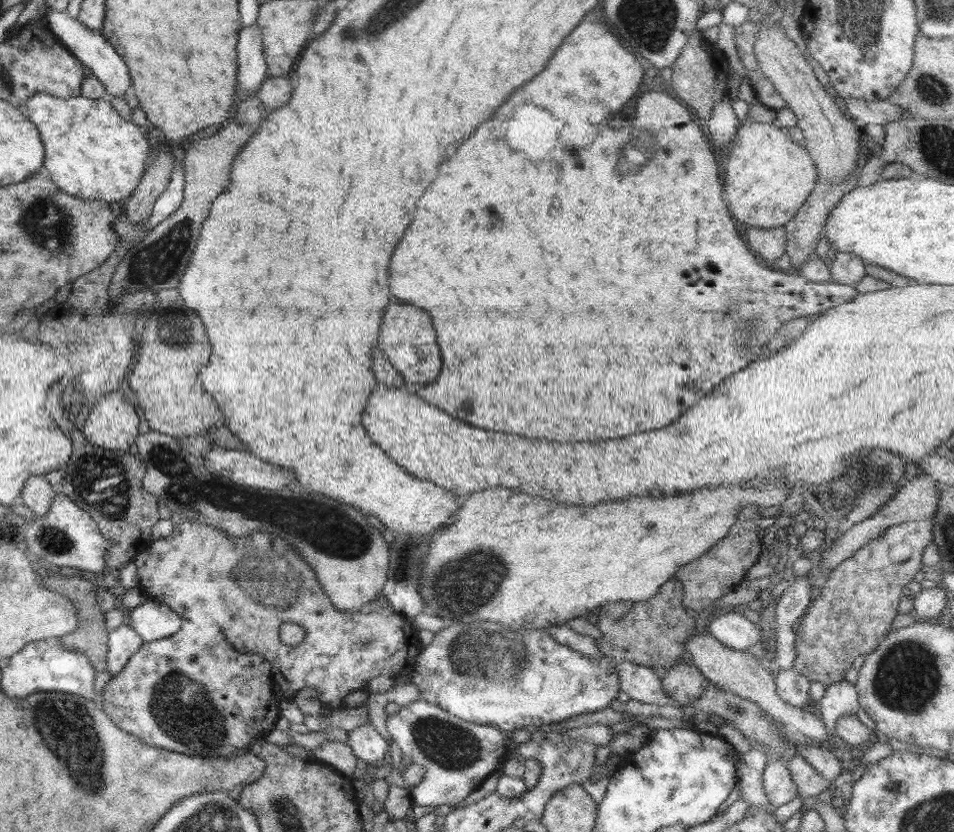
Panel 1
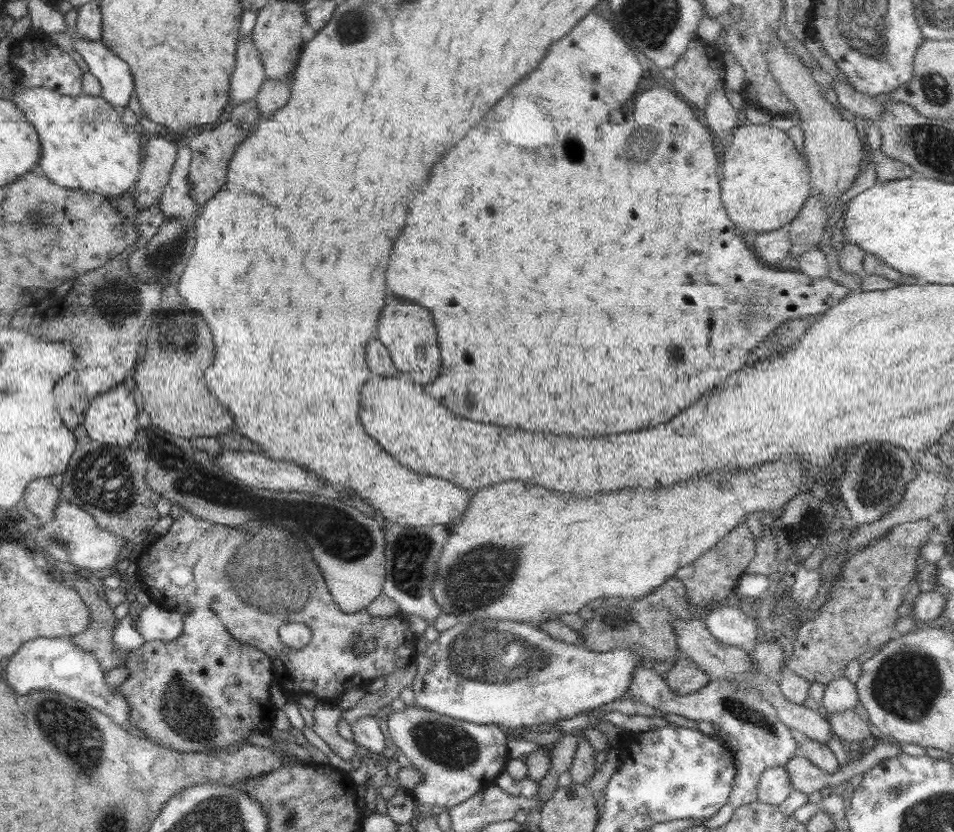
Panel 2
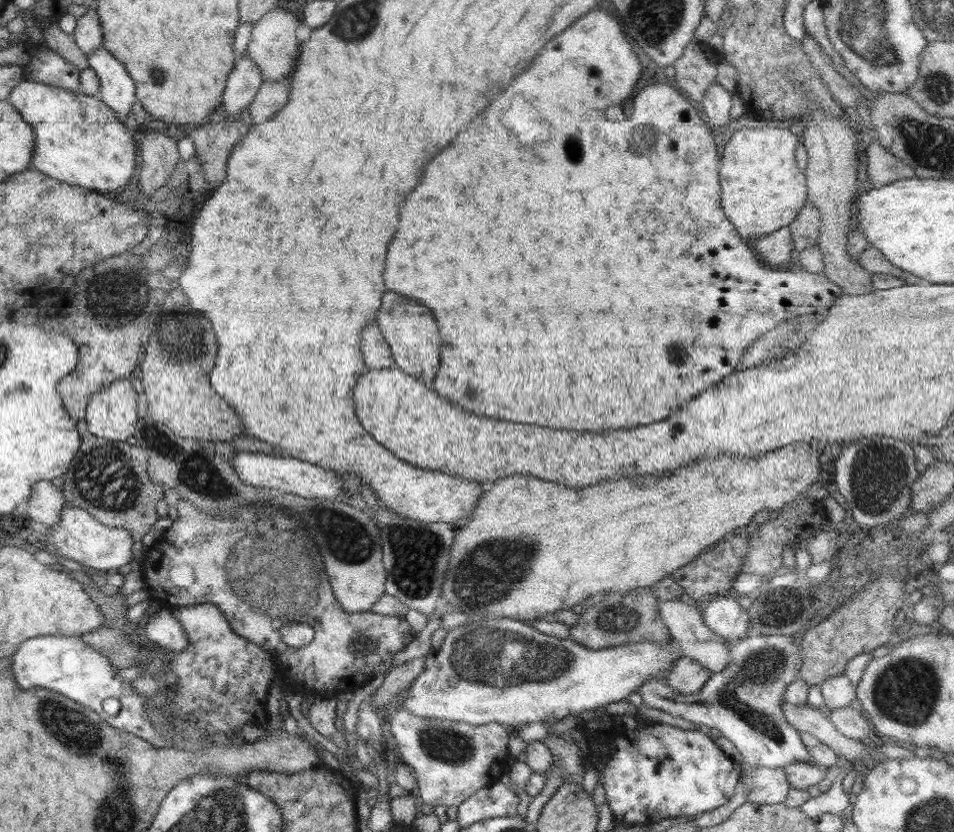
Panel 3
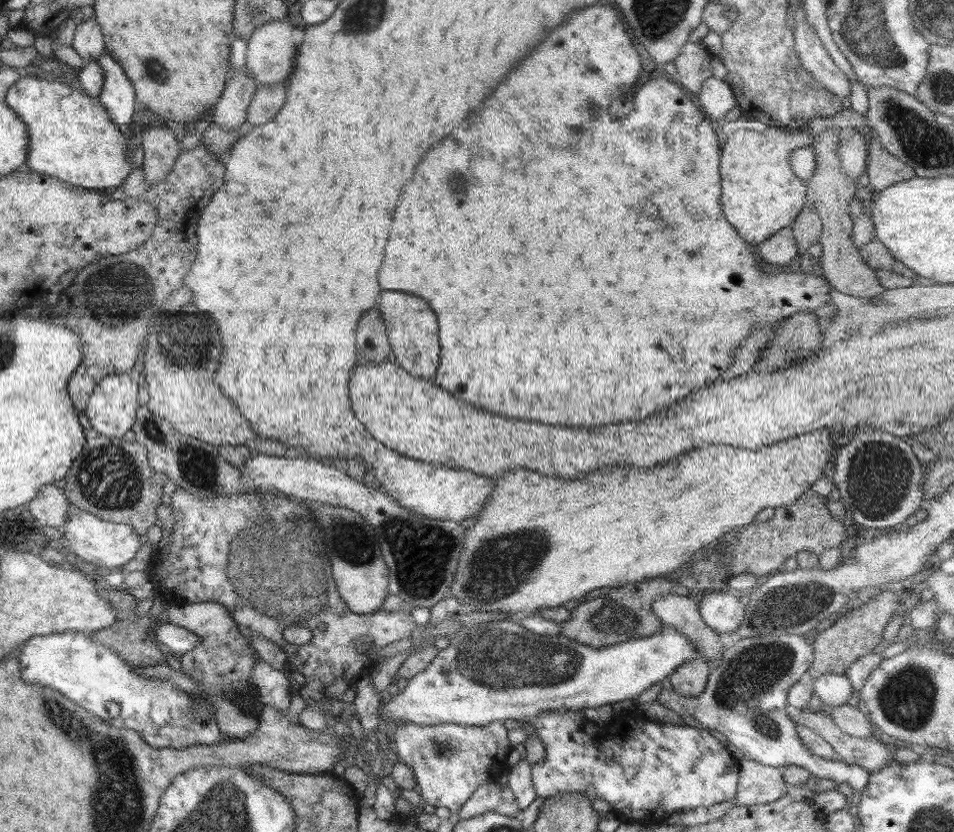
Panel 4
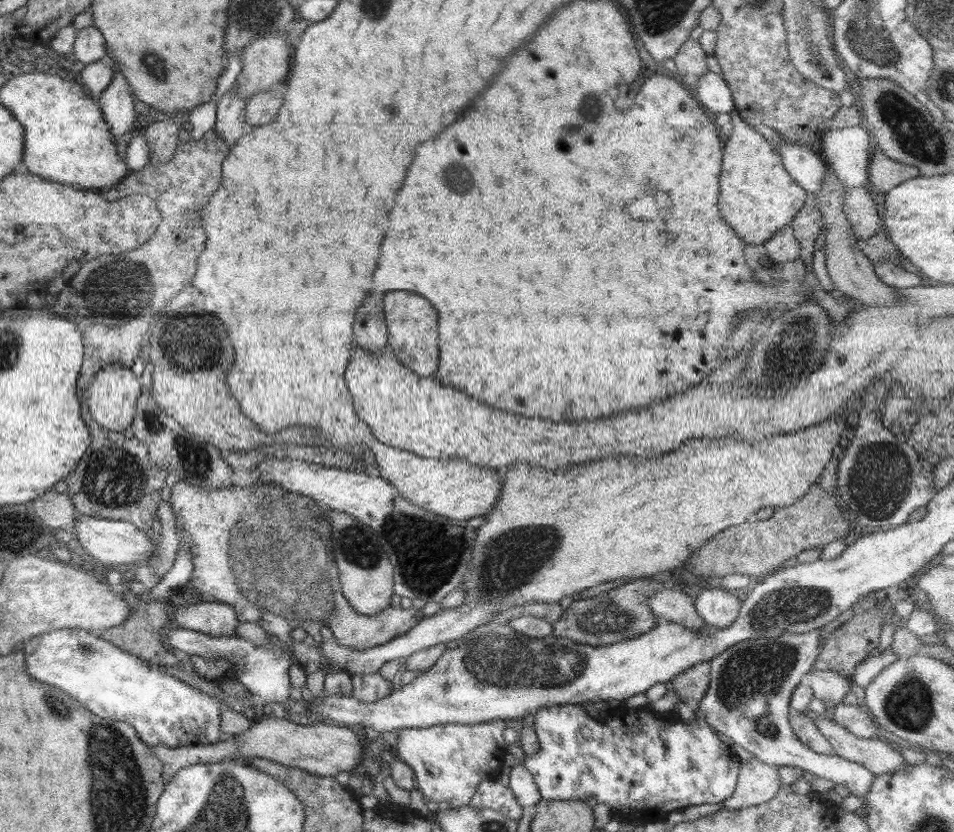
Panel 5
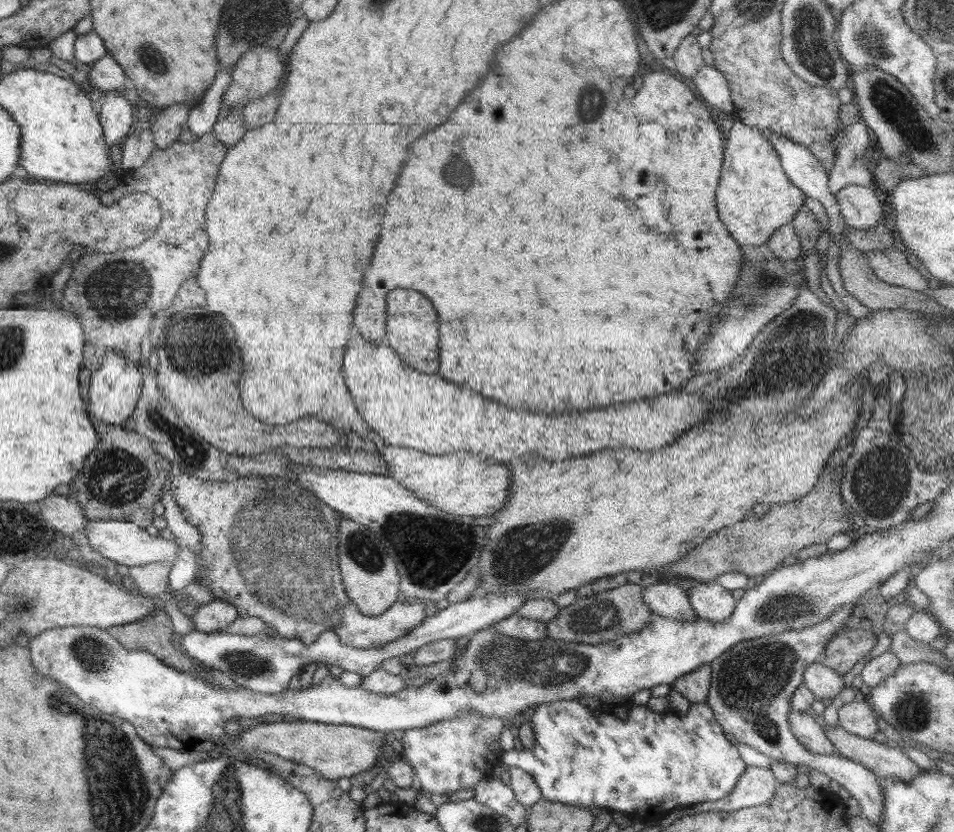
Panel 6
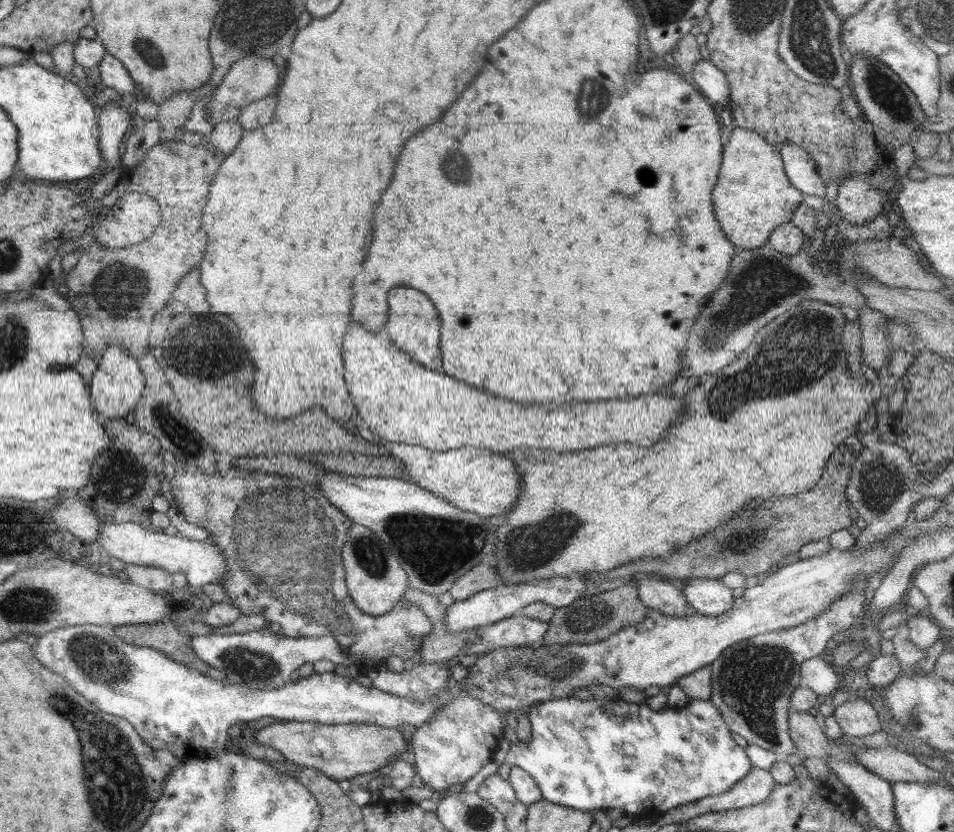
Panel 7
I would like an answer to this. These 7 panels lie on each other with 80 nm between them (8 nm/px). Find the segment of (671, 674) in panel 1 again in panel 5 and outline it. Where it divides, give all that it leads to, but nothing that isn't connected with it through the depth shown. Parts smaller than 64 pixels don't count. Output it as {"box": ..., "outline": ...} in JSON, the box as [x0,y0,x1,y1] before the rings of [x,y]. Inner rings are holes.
{"box":[671,661,710,704],"outline":[[[709,661],[699,662],[683,670],[671,680],[675,693],[684,701],[696,704],[708,690],[710,673]]]}

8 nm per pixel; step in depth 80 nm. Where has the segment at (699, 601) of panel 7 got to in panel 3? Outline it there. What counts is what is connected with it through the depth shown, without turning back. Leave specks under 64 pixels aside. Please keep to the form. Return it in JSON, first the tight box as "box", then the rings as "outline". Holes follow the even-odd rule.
{"box":[703,593,749,640],"outline":[[[730,593],[709,600],[703,616],[705,625],[726,640],[742,640],[749,632],[746,603]]]}

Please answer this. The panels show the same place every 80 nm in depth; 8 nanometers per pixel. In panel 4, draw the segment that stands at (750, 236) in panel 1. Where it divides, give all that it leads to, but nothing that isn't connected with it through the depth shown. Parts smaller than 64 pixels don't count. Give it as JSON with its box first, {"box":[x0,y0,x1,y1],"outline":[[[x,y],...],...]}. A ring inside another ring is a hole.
{"box":[755,226,799,269],"outline":[[[790,226],[781,228],[770,238],[755,244],[758,256],[768,264],[778,264],[780,269],[789,266],[796,255],[799,255],[797,244]]]}

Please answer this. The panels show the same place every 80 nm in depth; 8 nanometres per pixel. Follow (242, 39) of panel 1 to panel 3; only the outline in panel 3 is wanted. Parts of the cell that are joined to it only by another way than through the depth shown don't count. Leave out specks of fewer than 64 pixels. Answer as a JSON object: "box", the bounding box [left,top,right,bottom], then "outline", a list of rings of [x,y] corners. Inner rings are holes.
{"box":[218,52,264,121],"outline":[[[246,52],[245,55],[238,57],[234,68],[230,71],[223,94],[223,104],[218,112],[219,119],[230,119],[236,121],[241,117],[241,112],[250,106],[254,100],[258,89],[261,87],[264,78],[258,65],[250,58]]]}

